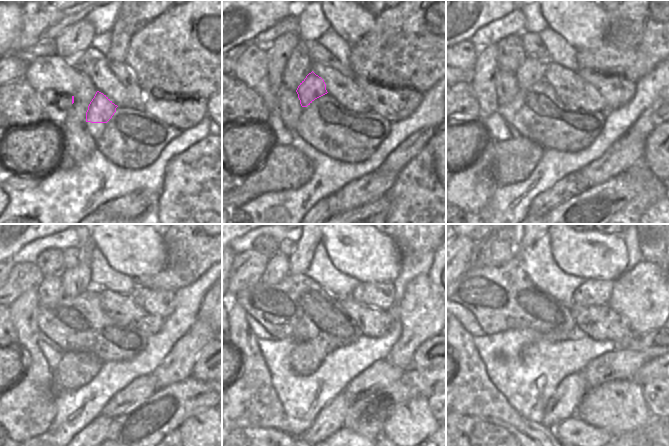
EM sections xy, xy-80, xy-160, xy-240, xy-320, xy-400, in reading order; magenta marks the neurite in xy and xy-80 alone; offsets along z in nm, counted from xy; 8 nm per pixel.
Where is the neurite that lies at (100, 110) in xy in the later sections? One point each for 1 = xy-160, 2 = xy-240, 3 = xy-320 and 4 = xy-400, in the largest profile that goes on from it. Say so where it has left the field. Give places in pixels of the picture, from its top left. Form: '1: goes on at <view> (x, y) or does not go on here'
1: goes on at xy-160 (531, 72)
2: goes on at xy-240 (75, 281)
3: goes on at xy-320 (300, 260)
4: goes on at xy-400 (524, 244)

